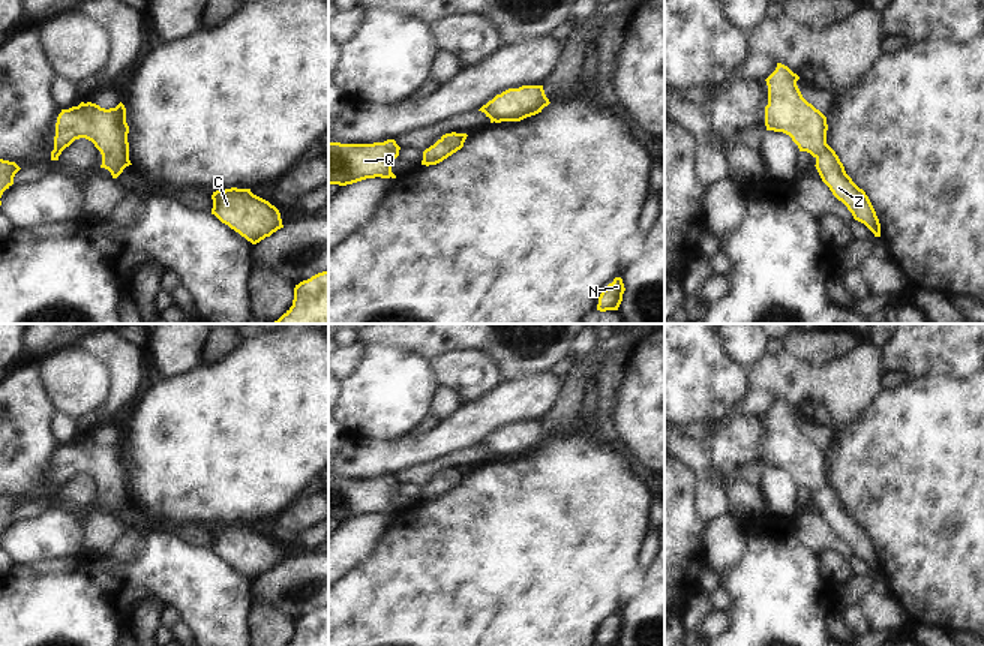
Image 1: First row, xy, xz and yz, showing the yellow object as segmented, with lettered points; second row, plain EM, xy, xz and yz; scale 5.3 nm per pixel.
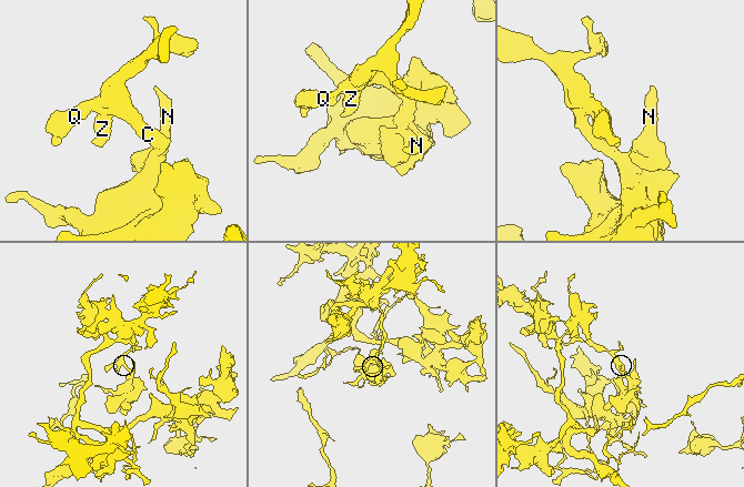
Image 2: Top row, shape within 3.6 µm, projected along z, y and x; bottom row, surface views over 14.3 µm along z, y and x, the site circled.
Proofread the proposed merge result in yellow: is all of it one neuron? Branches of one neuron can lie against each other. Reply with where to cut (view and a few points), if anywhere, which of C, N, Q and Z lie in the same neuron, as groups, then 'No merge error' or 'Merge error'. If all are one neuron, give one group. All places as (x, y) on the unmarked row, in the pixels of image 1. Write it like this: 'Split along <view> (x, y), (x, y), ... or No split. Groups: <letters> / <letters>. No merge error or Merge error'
No split. Groups: C N Q Z. No merge error.

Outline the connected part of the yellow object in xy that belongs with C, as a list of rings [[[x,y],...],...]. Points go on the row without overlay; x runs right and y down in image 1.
[[[250,525],[216,526],[212,535],[212,550],[252,580],[284,564],[279,546]]]

